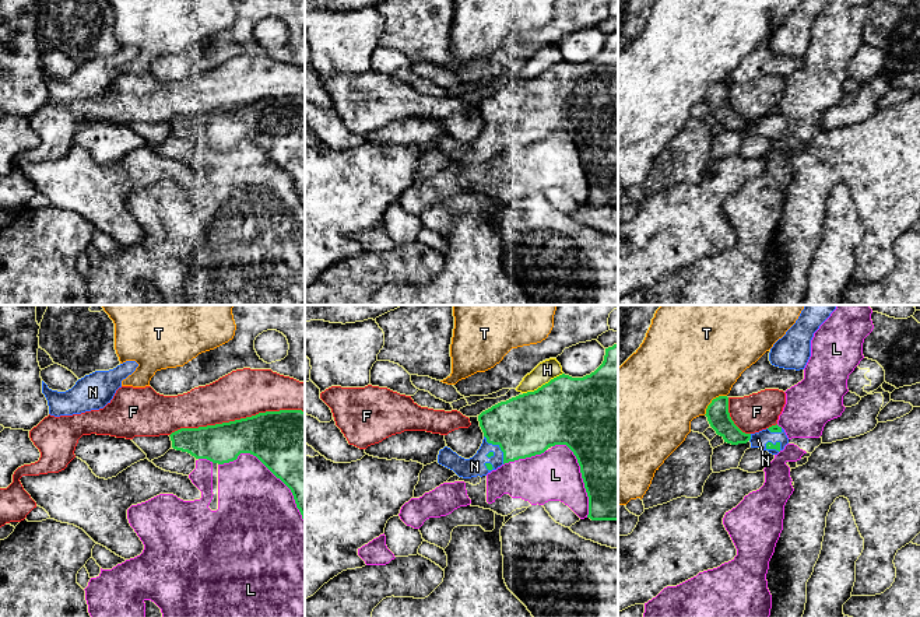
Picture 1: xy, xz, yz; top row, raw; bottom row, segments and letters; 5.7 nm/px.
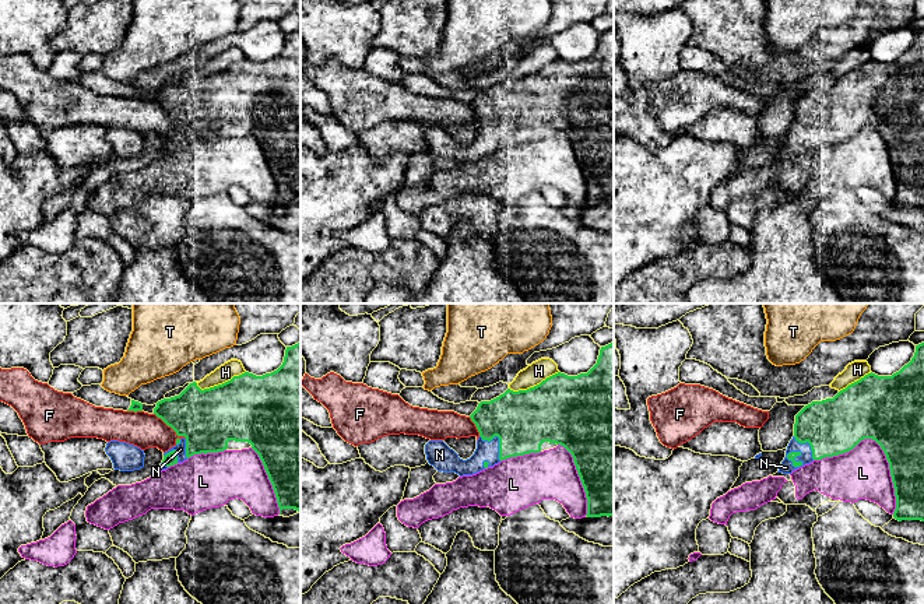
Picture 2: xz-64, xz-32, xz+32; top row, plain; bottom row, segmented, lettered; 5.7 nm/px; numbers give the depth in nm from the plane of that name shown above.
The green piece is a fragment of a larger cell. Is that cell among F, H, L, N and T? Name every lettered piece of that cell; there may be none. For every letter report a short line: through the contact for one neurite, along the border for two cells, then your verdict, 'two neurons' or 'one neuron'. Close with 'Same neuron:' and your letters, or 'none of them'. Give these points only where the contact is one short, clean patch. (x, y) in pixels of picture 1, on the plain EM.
F: two neurons
H: xz (562, 59), (536, 76), (523, 80) | two neurons
L: two neurons
N: one neuron
T: two neurons
Same neuron: N

